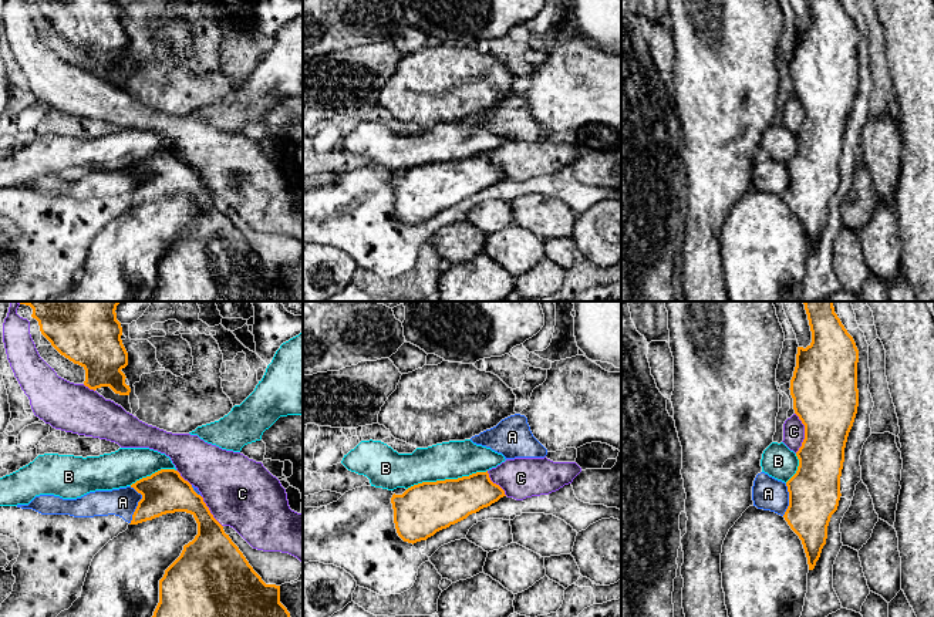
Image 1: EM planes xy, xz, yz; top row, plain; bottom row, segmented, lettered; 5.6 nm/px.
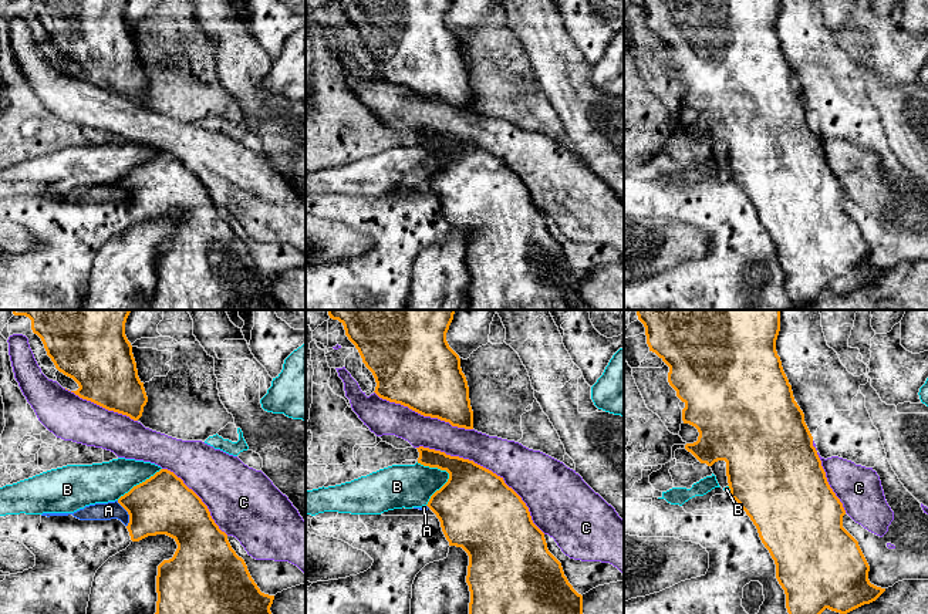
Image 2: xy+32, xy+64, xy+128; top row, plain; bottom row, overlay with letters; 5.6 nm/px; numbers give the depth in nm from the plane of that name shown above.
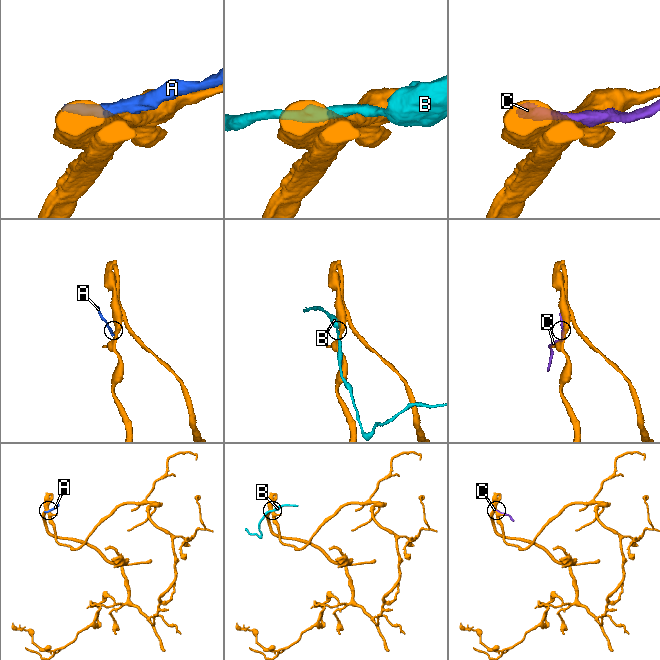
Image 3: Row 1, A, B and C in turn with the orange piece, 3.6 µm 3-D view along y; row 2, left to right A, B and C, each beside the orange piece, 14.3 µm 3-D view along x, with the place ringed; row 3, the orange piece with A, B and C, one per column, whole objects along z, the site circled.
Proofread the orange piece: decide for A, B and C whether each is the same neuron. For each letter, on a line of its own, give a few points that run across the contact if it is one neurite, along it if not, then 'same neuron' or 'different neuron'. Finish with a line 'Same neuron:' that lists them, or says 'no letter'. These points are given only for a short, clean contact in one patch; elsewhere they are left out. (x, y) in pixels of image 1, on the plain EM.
A: different neuron
B: different neuron
C: different neuron
Same neuron: no letter

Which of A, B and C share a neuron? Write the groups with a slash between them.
A / B / C

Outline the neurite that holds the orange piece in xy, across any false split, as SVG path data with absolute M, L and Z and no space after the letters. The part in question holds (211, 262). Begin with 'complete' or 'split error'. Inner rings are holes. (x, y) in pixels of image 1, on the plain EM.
complete; M161 151L131 166L142 181L129 206L166 195L186 193L198 205L198 216L159 262L159 284L151 301L291 301L280 284L280 267L266 266L239 229L213 199L203 179L175 151Z

